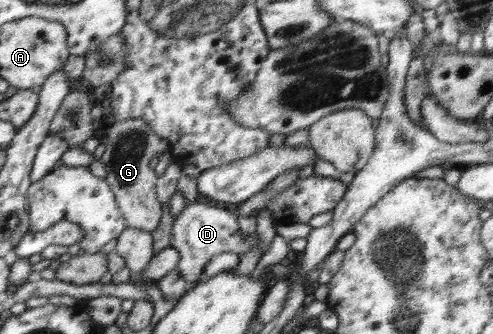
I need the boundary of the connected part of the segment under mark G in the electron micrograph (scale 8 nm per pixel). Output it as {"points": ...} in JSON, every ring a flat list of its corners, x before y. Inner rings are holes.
{"points":[[123,119,112,124,101,143,105,144,105,152,100,159,107,170,105,179,117,196,118,206,127,225,133,229,155,231,159,227,163,212,155,192,158,176,149,167,149,161,159,152,171,151,169,141,155,135,143,119]]}

